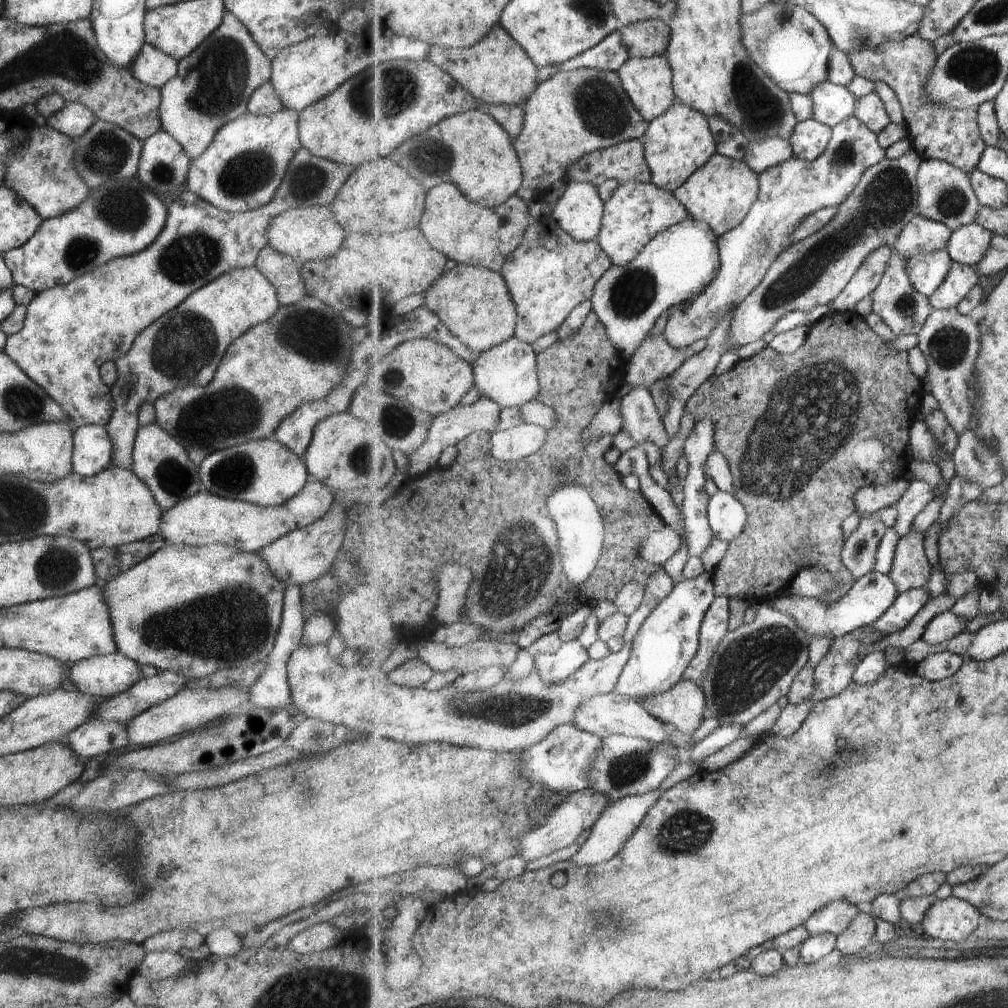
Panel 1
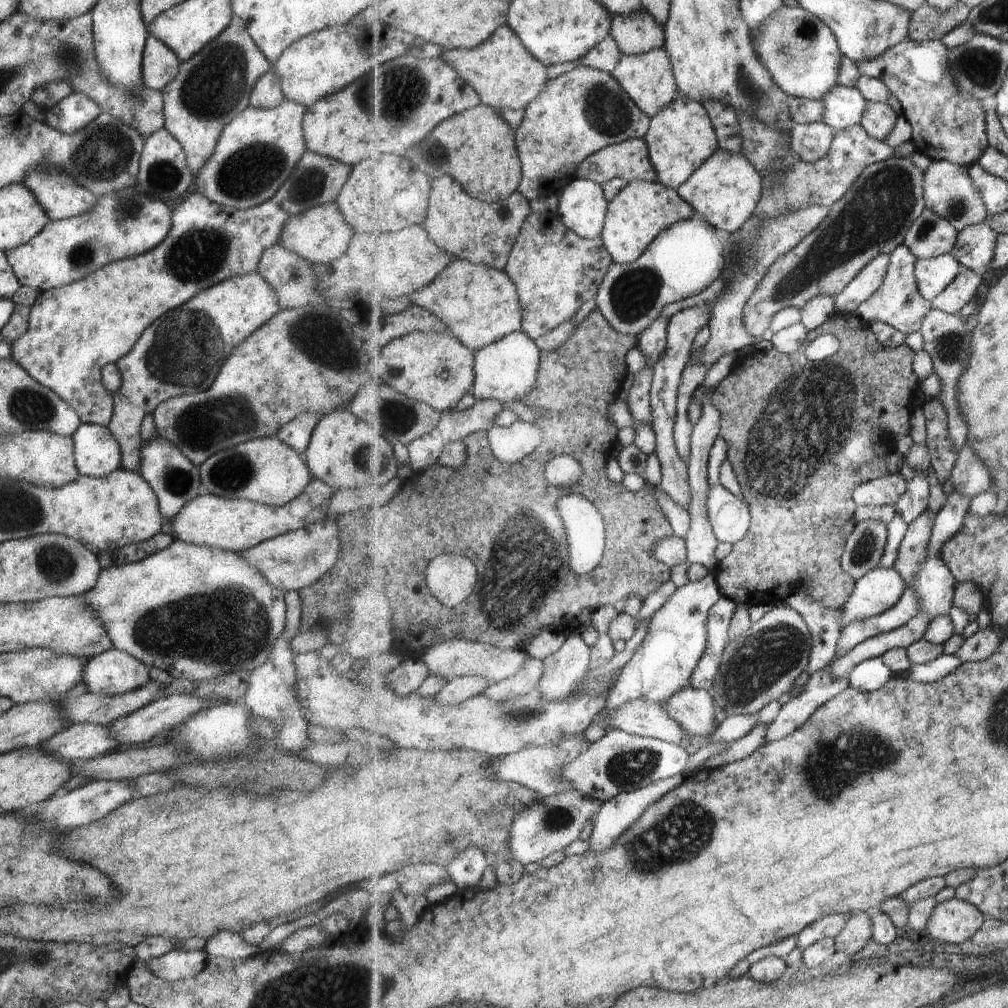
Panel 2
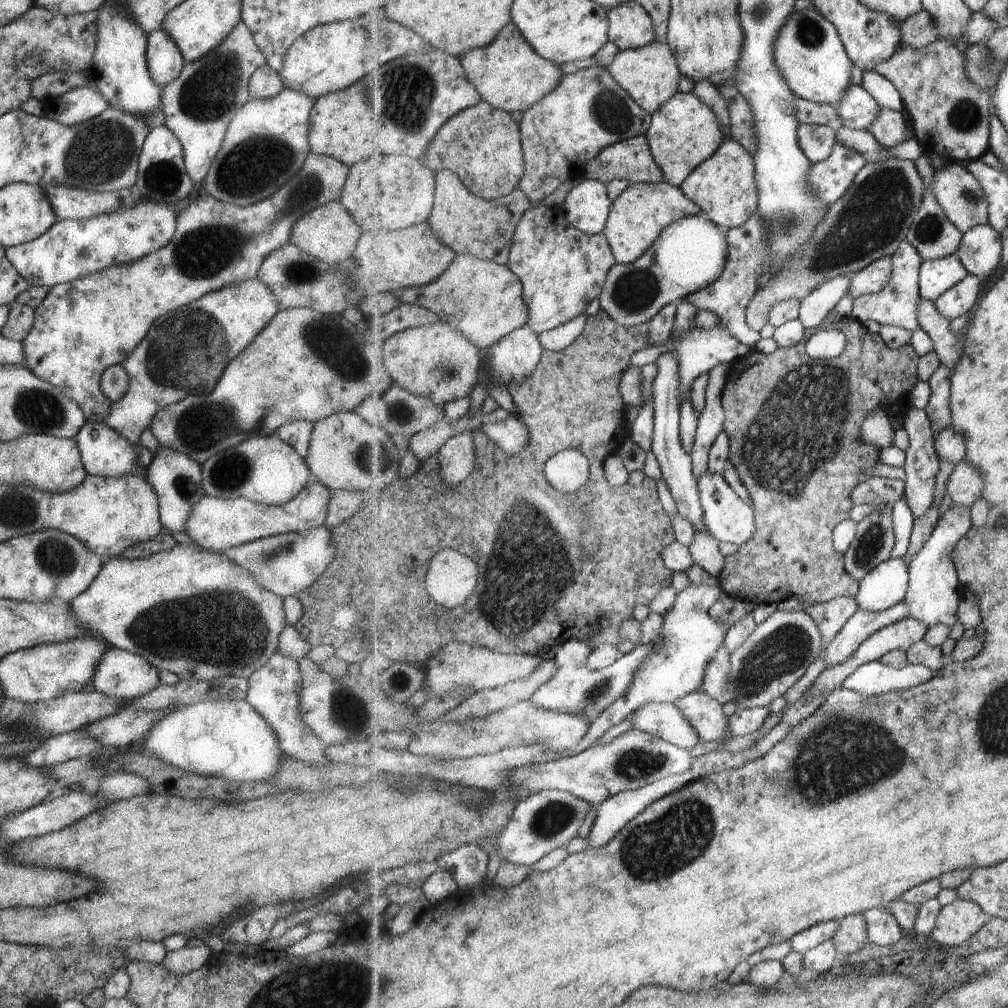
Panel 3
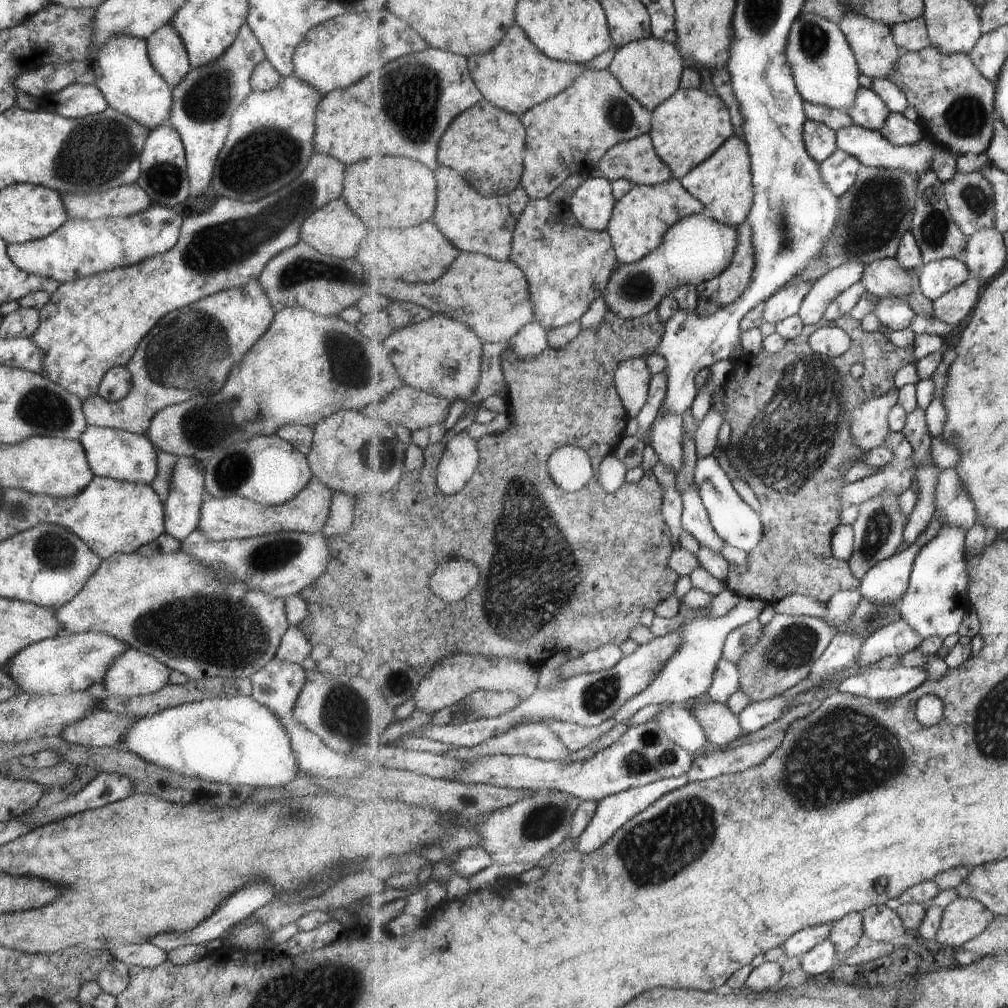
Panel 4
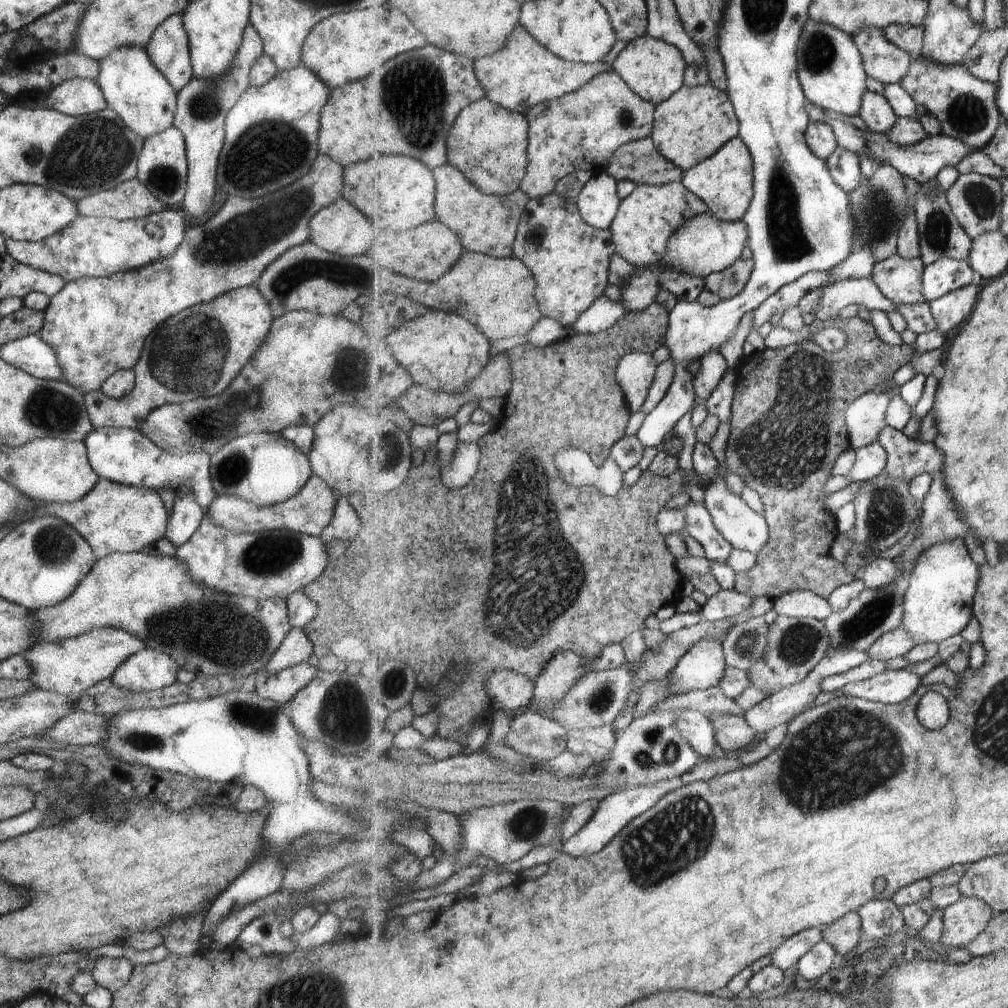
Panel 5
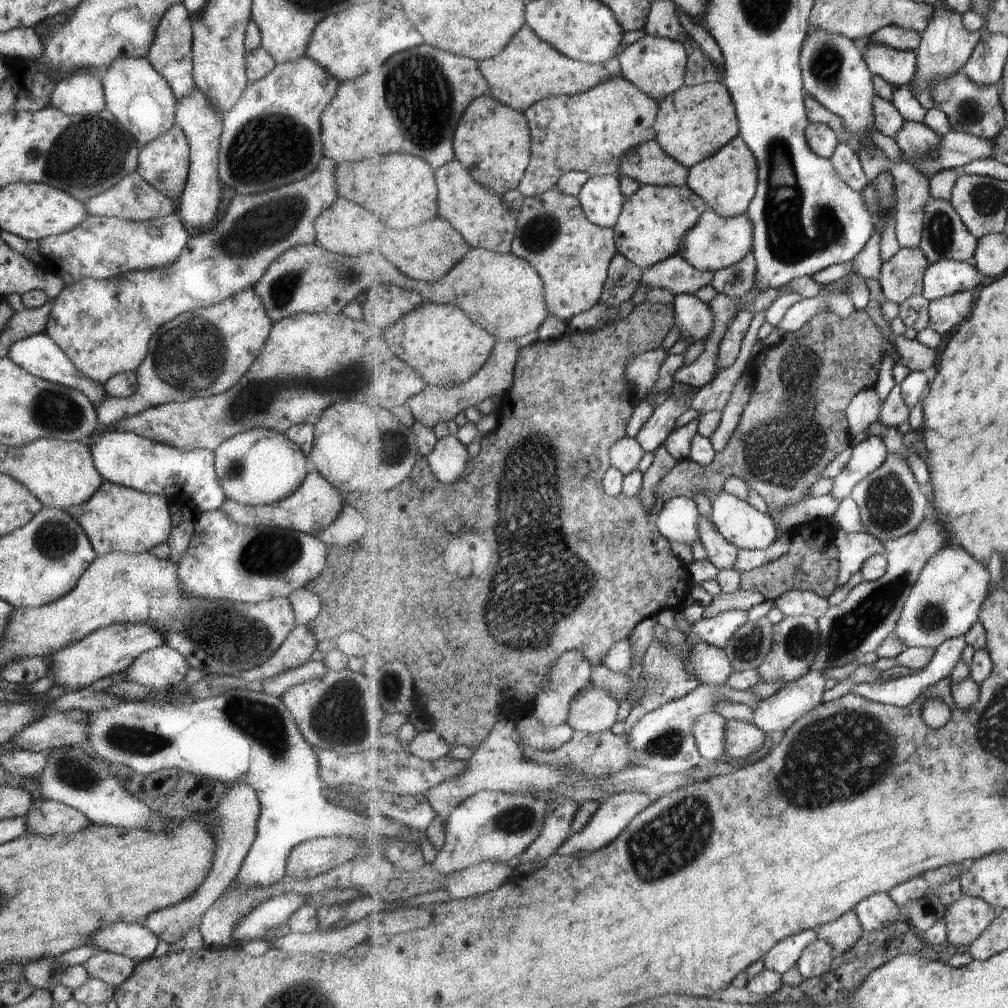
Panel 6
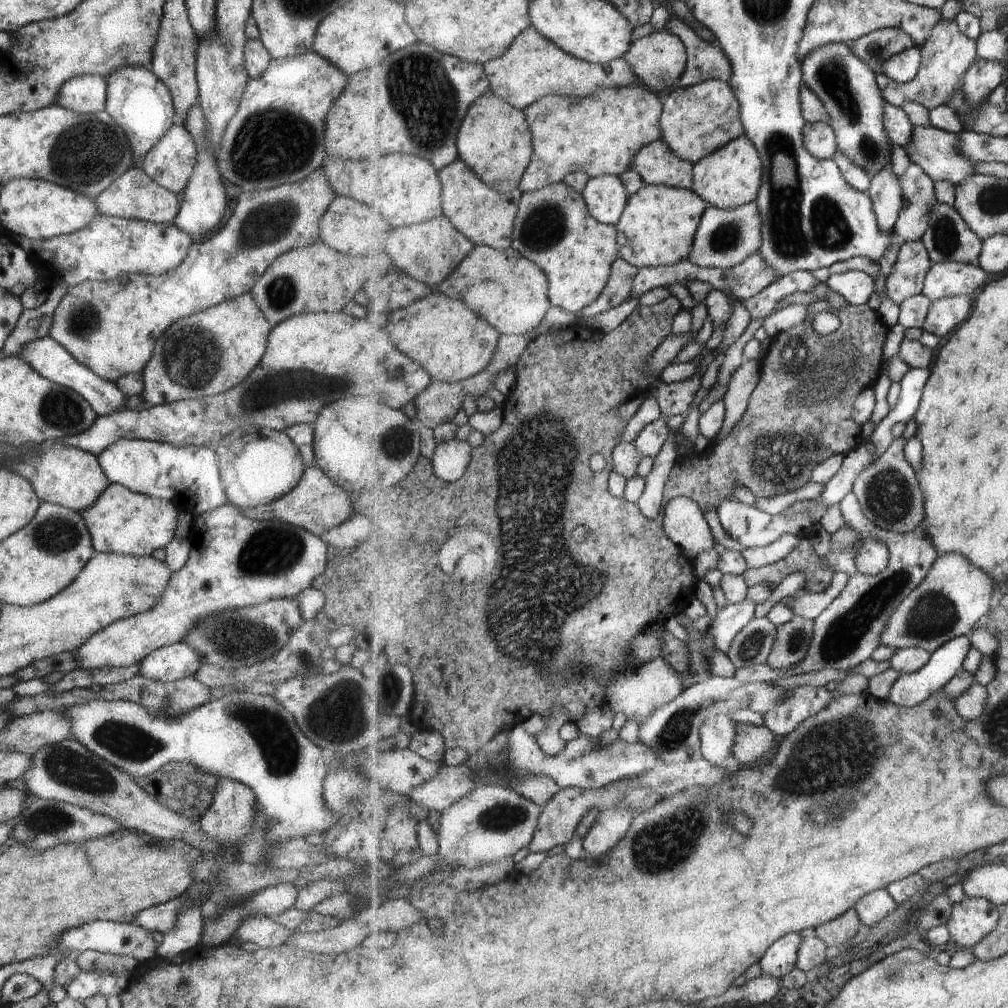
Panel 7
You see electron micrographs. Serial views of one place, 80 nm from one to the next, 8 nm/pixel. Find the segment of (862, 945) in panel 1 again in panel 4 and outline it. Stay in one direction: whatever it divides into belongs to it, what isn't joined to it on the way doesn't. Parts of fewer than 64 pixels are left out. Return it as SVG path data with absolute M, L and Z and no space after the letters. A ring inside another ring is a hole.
M853 913L833 924L829 940L835 945L836 951L842 957L859 944L863 934L866 934L864 916L862 913Z

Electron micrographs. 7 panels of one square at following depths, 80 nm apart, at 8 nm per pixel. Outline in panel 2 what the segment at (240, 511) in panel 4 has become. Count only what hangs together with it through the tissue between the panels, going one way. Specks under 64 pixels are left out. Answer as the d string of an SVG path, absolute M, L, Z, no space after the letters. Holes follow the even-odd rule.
M311 478L305 488L297 493L297 496L276 507L254 503L247 499L228 499L201 492L183 504L168 525L172 532L172 538L181 542L240 553L261 541L321 520L328 514L329 501L334 491L319 479Z

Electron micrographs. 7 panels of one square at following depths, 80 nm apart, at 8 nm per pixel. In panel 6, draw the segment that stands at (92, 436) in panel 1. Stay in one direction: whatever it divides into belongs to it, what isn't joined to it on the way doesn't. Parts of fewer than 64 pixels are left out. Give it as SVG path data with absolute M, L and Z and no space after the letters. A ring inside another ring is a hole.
M113 429L105 431L90 444L90 453L95 470L103 481L162 496L179 508L193 508L197 515L219 508L226 498L217 482L214 451L182 451L131 431Z

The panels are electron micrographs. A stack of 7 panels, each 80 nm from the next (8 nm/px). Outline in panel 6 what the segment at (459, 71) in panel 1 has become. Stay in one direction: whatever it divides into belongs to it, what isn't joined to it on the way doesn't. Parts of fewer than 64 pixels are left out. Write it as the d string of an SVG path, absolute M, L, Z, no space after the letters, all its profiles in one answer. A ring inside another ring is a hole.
M527 23L512 36L511 42L501 54L481 60L478 66L488 80L489 94L493 98L497 96L497 100L521 112L525 112L529 106L537 104L543 98L581 94L607 79L623 77L618 57L597 64L573 60L561 54L553 45L541 40Z

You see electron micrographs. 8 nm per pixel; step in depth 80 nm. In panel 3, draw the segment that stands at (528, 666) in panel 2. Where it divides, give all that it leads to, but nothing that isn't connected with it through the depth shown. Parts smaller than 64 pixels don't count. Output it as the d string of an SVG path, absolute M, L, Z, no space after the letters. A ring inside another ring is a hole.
M554 660L543 661L525 678L508 682L496 689L483 689L470 696L460 707L453 709L443 718L448 722L463 722L467 719L478 719L502 708L529 700L556 671Z

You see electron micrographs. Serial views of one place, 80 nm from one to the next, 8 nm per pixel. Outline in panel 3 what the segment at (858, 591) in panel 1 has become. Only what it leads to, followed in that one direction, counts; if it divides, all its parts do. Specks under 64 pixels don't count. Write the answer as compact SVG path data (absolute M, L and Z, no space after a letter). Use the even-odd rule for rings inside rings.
M888 559L874 568L863 580L856 603L861 611L878 613L906 600L910 585L909 560Z

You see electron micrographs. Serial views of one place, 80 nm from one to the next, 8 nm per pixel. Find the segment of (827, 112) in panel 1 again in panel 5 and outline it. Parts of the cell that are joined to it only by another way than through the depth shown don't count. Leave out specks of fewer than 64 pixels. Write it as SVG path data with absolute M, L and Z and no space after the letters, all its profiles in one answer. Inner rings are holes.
M871 89L865 91L858 118L863 119L871 131L887 134L896 125L897 117L885 95Z

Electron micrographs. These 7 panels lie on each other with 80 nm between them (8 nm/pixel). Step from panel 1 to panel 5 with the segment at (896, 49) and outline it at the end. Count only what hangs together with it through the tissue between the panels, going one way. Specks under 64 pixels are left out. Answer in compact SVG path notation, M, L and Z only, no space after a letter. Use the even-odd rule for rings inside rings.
M919 55L912 60L909 72L901 80L900 85L917 104L921 104L928 113L939 120L940 134L963 141L975 151L983 150L991 142L1001 124L1003 116L996 101L998 85L977 78L972 72L969 72L964 62L956 65L944 65Z

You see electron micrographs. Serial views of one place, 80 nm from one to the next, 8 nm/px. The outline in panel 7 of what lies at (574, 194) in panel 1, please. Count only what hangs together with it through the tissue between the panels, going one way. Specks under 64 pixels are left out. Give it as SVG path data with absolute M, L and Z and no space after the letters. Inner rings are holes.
M615 175L590 177L581 194L589 212L606 225L620 222L631 197L623 181Z

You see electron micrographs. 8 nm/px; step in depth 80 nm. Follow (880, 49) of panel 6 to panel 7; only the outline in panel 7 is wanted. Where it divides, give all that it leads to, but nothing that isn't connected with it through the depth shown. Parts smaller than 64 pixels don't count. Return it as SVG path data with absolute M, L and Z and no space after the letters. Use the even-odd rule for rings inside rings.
M915 46L892 56L882 64L882 73L898 83L910 83L916 79L922 63L922 52Z

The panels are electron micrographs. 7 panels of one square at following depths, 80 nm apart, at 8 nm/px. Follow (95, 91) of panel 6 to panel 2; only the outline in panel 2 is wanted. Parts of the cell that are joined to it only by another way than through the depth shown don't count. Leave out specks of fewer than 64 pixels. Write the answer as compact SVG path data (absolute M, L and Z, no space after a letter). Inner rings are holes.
M71 91L52 107L43 110L45 124L70 135L89 124L99 113L98 104L83 93Z

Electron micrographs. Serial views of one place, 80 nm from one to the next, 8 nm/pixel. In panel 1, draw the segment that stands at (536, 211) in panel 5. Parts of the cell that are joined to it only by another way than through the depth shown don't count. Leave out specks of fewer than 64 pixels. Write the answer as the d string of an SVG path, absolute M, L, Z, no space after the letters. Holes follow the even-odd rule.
M541 217L534 220L525 231L520 247L512 252L500 270L508 284L518 314L518 326L513 337L531 344L541 337L555 333L581 302L593 298L597 283L613 265L608 253L601 248L598 241L579 242L575 240L560 227L560 224L557 224L553 217Z

